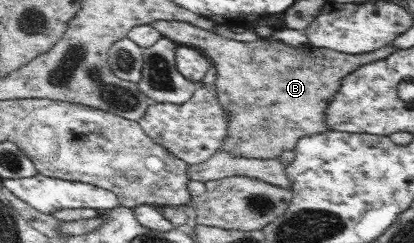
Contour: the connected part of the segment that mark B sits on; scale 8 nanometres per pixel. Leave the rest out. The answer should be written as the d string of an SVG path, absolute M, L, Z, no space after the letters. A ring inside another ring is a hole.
M156 21L153 22L151 27L155 28L162 37L165 37L178 45L187 45L189 47L197 48L210 62L211 65L215 67L216 72L216 81L214 84L214 88L216 89L216 95L219 101L219 104L222 106L222 109L226 114L226 135L222 138L220 142L219 150L224 150L228 152L231 156L238 156L239 158L259 158L259 160L281 160L281 154L285 152L285 150L295 150L295 146L297 142L299 142L300 138L303 138L307 135L315 135L317 133L321 133L328 128L325 124L325 112L323 112L323 108L328 105L328 101L333 99L333 96L337 94L338 88L340 87L341 80L345 78L346 75L351 74L354 70L357 70L360 66L375 62L377 60L381 60L382 58L388 57L392 52L395 52L396 49L393 46L383 47L373 52L361 53L361 54L347 54L342 53L330 48L319 48L314 47L311 44L305 44L298 47L295 45L289 45L287 43L283 43L281 41L277 41L277 39L269 39L269 38L261 38L259 41L255 42L241 42L237 40L233 40L229 37L225 37L219 33L213 33L212 31L203 30L203 28L195 27L193 24L189 22L179 22L179 21Z

